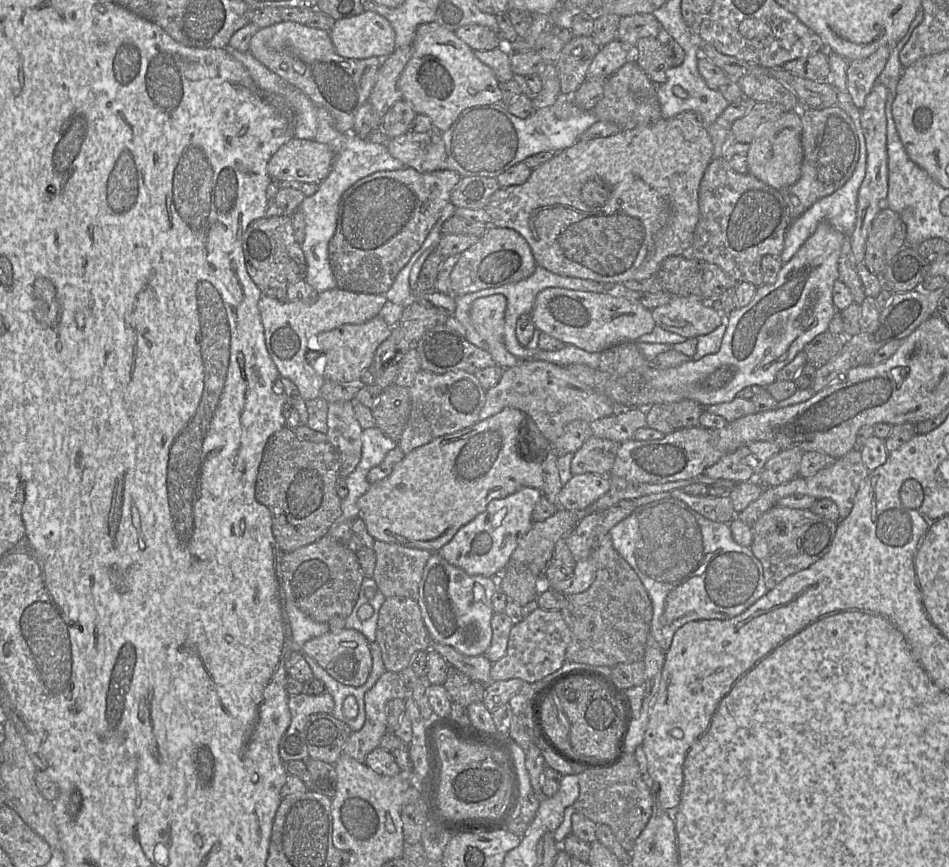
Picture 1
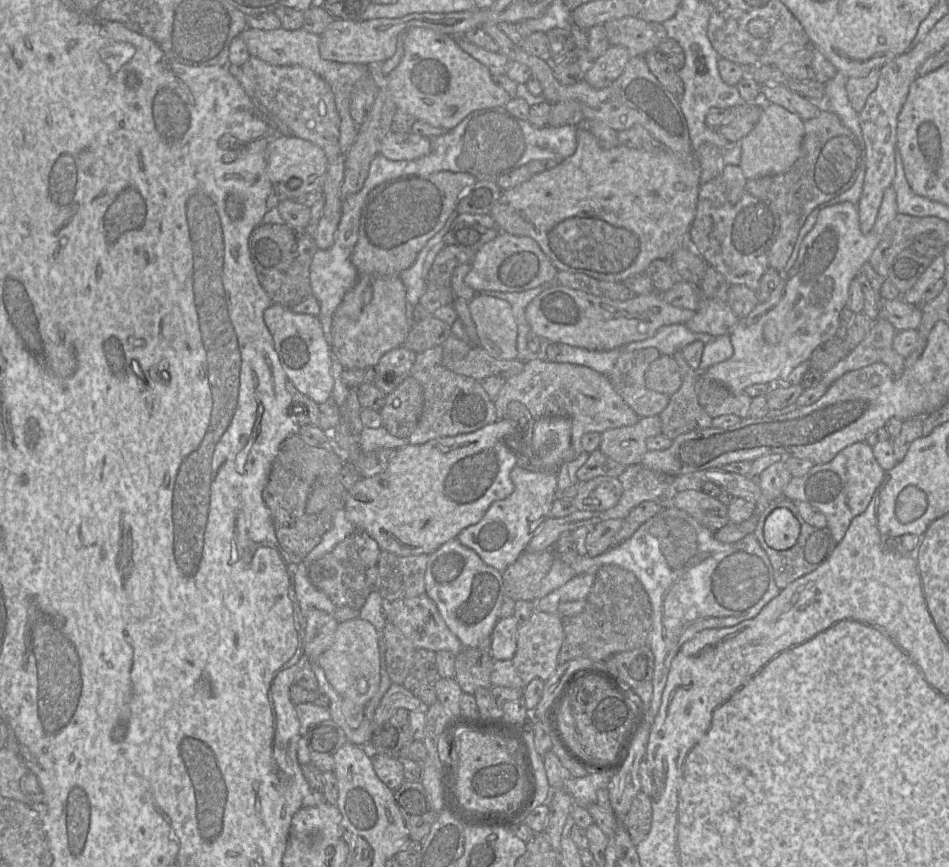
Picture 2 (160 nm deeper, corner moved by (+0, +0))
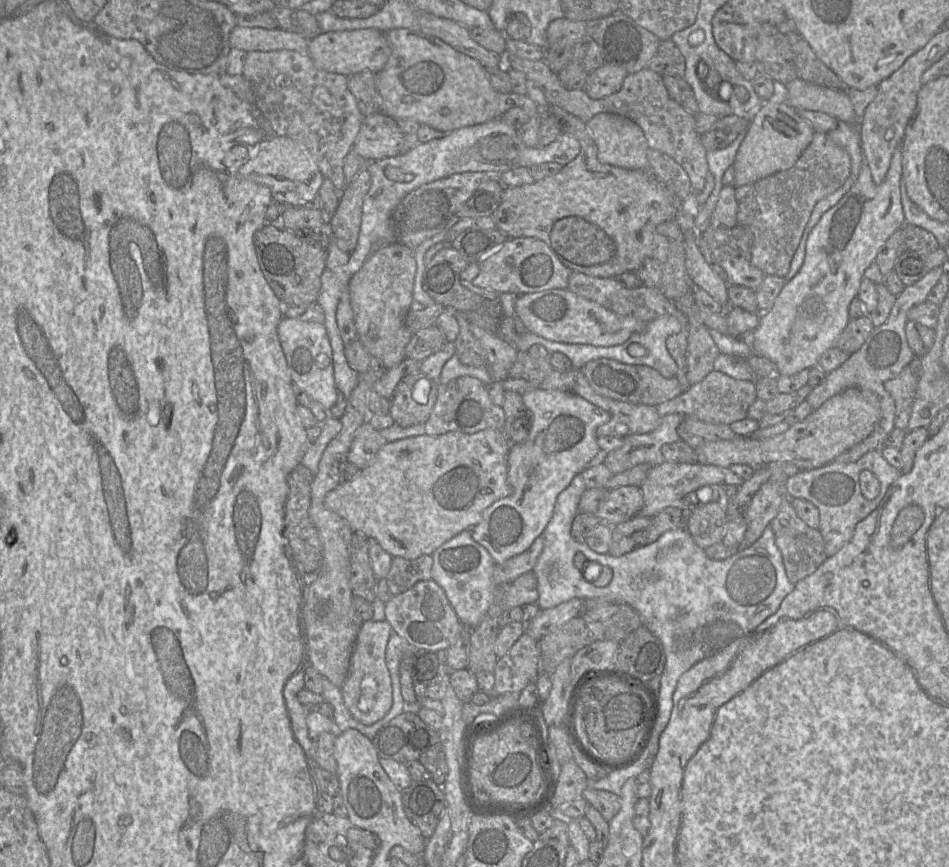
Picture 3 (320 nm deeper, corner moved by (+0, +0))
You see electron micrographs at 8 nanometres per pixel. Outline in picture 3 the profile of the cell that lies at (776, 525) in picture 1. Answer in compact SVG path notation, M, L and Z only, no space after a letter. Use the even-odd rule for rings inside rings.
M785 496L777 516L769 526L774 531L775 543L781 552L786 575L794 585L813 574L828 558L820 530L810 527L797 515L789 497Z

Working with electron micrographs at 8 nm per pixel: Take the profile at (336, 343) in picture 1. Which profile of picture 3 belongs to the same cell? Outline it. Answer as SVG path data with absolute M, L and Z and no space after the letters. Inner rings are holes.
M393 243L373 252L361 269L351 277L348 285L358 339L372 357L383 361L387 370L406 358L405 349L413 335L405 325L405 318L413 301L416 269L414 250L400 243Z

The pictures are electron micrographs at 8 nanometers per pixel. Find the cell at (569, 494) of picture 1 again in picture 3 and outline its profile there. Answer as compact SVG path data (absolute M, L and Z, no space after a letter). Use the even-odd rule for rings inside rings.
M618 487L608 491L597 509L596 516L601 522L615 526L639 514L643 503L640 487Z

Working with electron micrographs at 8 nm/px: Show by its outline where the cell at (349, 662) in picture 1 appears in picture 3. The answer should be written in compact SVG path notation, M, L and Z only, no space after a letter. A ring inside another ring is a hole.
M386 620L363 621L351 655L347 678L340 688L346 708L354 719L364 725L371 725L382 719L393 703L391 677L385 663L386 646L391 631L392 628Z

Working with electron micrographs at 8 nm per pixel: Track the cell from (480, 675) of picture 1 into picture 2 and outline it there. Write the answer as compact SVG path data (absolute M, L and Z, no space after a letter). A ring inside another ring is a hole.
M426 593L412 597L403 598L395 601L383 601L383 612L386 622L393 623L402 634L411 641L416 649L422 648L438 652L446 650L454 655L458 655L463 649L459 639L450 631L434 601Z

